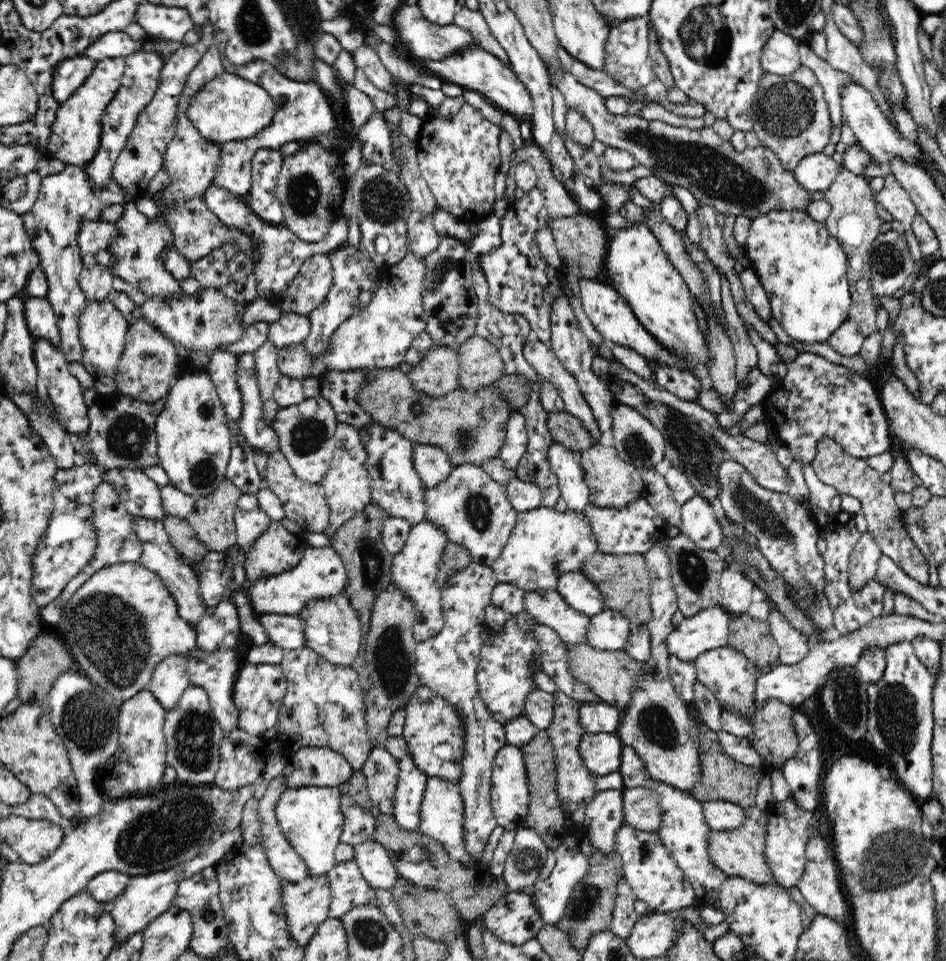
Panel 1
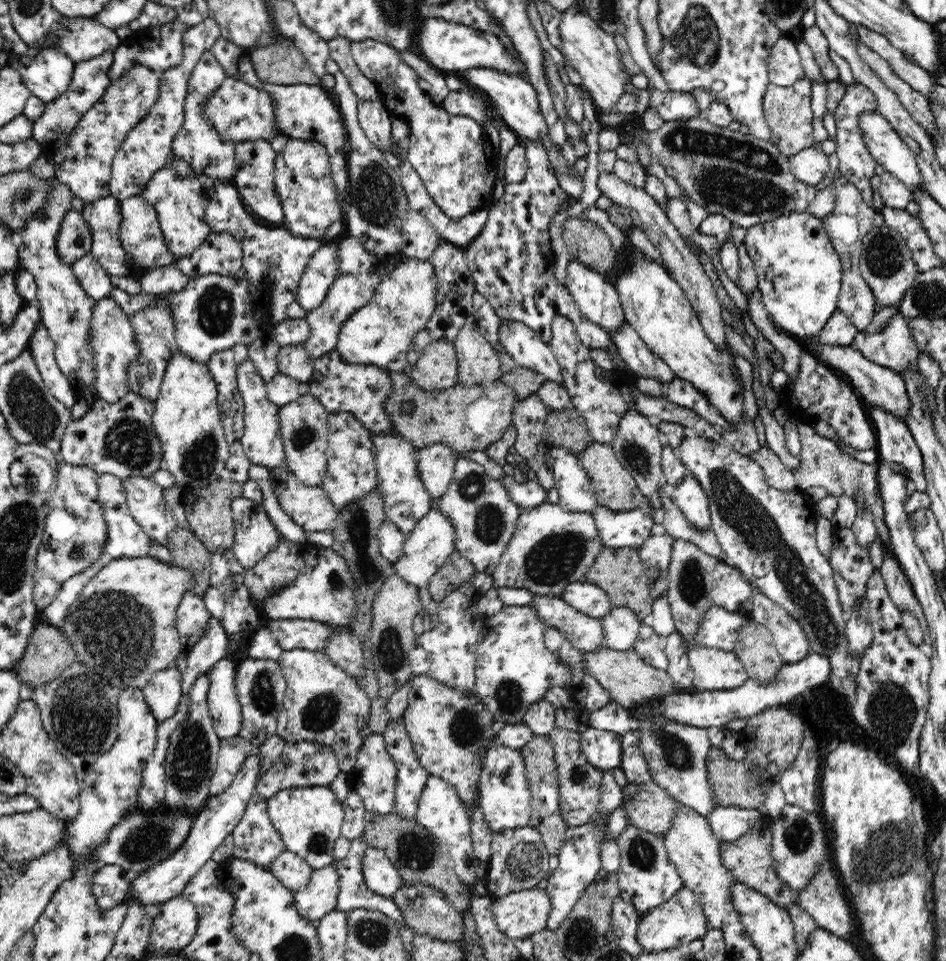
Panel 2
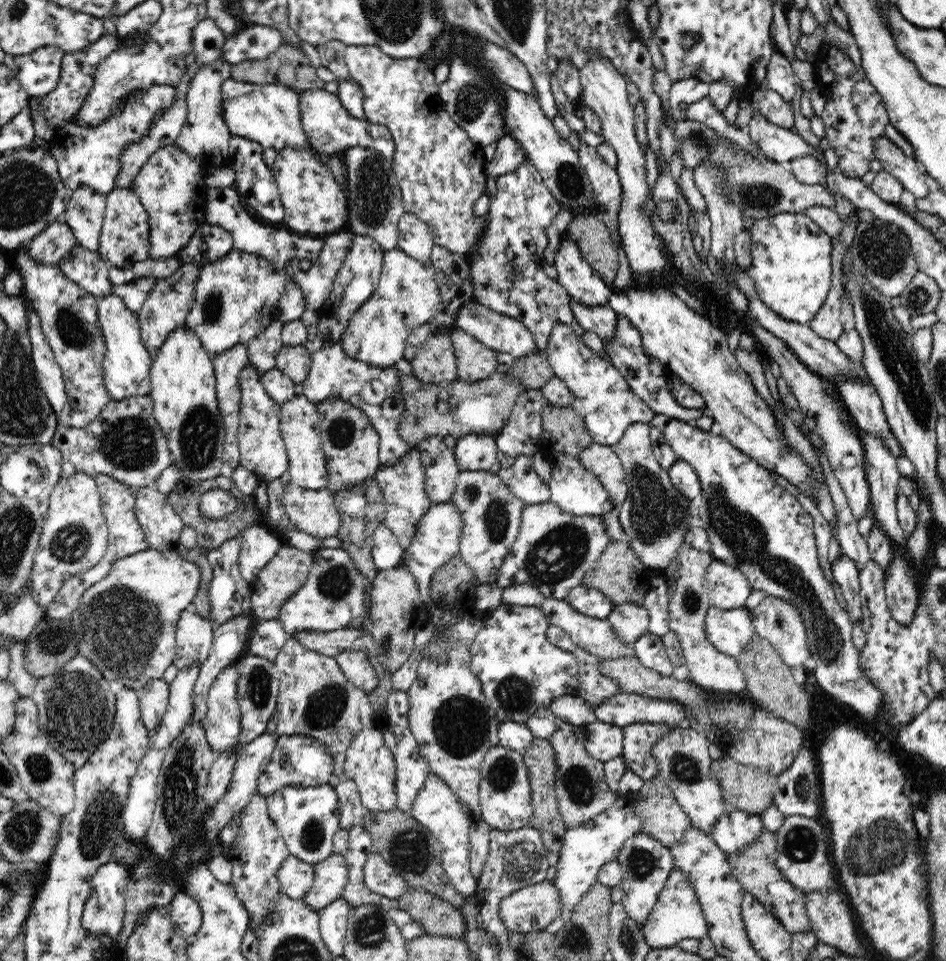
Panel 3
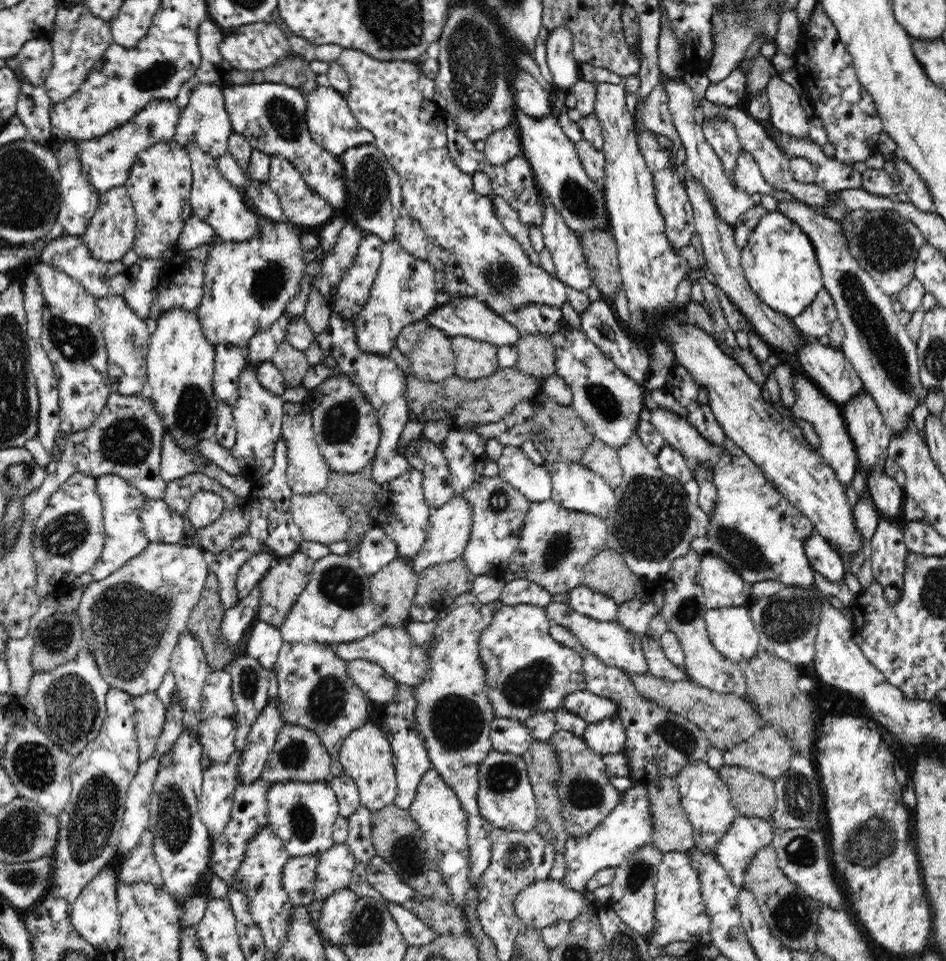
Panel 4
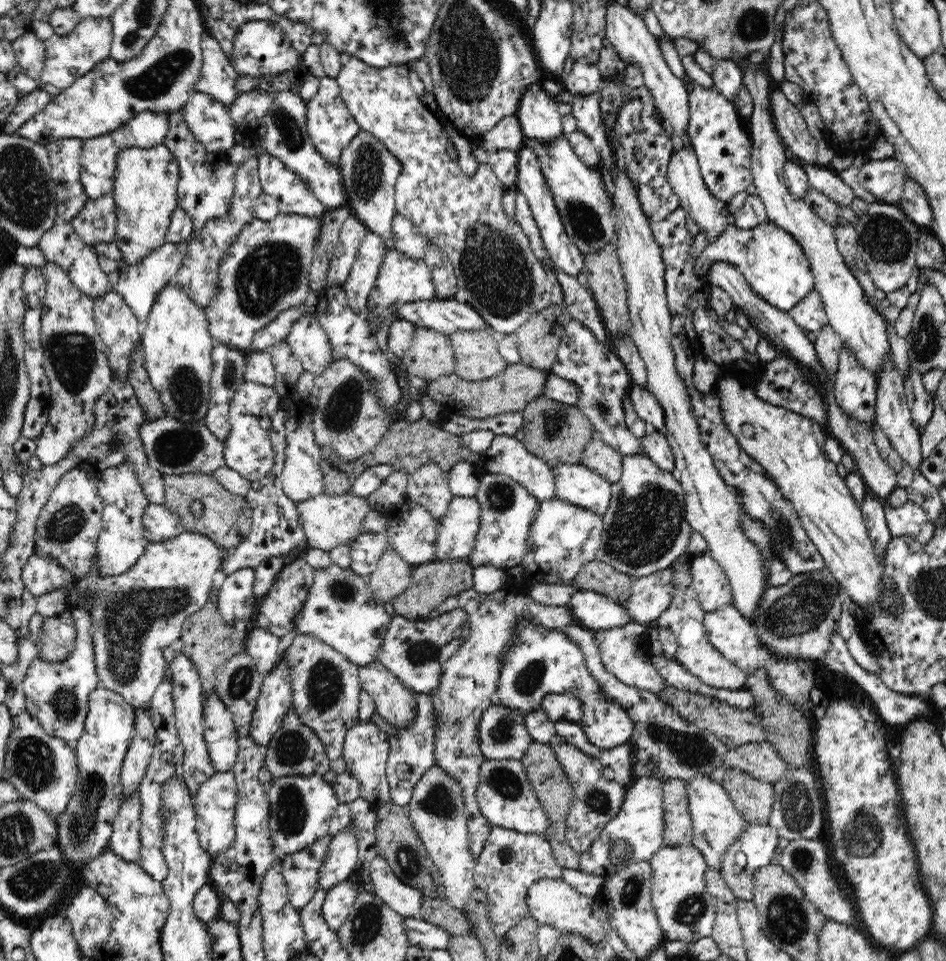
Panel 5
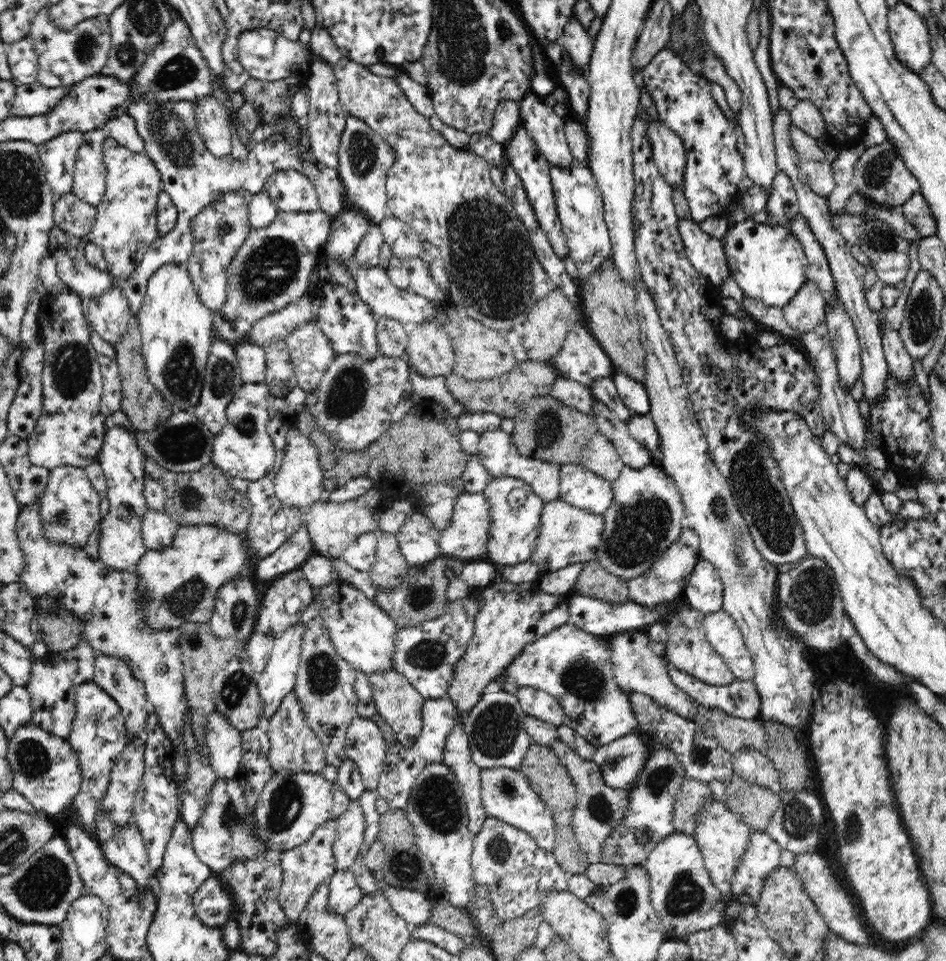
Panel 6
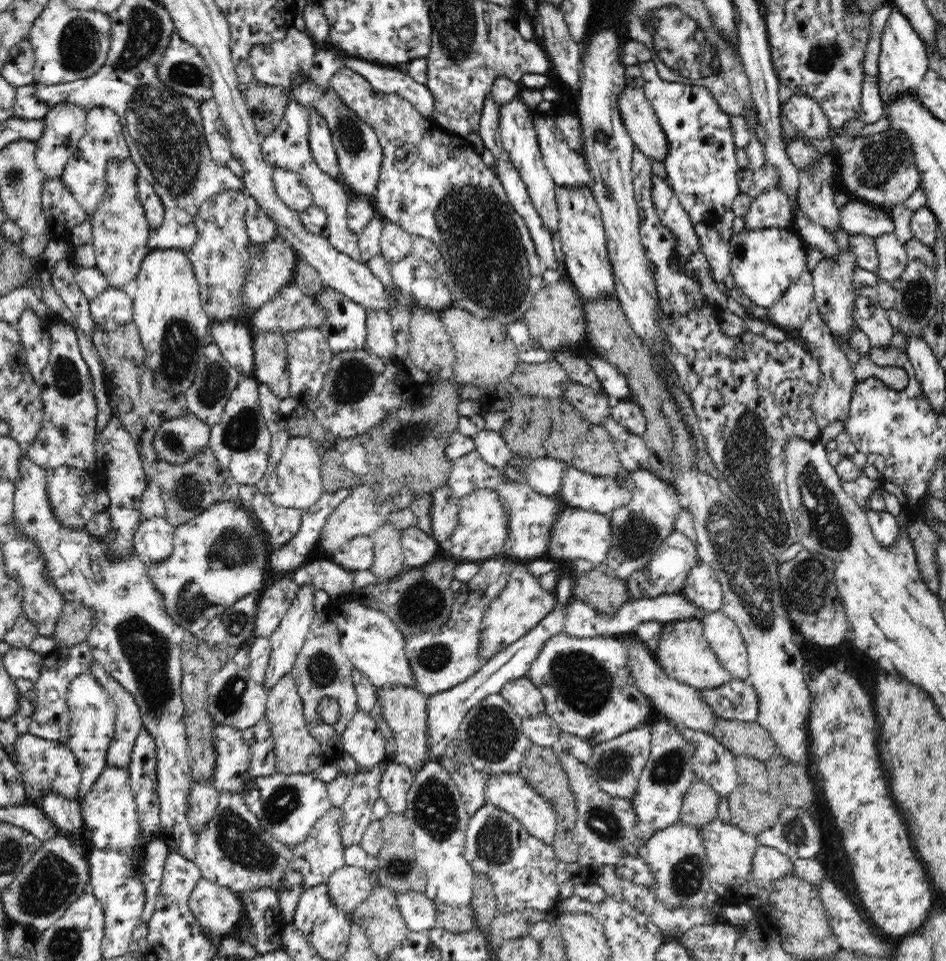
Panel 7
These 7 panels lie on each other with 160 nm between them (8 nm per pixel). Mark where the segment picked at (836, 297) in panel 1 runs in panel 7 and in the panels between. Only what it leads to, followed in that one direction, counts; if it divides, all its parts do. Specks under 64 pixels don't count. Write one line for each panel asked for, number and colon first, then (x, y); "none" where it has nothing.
2: (799, 271)
3: (791, 269)
4: (779, 262)
5: (773, 263)
6: (768, 262)
7: (764, 262)

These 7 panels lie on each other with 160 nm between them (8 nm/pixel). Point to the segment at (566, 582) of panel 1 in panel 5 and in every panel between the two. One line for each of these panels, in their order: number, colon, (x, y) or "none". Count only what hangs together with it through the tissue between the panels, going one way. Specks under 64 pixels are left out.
2: (589, 598)
3: (589, 601)
4: (589, 602)
5: (594, 611)

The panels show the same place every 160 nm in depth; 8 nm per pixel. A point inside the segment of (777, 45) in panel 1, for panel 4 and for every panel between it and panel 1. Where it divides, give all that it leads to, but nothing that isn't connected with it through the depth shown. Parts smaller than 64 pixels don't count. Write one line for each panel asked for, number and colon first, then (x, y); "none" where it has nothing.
2: (784, 69)
3: (779, 76)
4: (787, 115)

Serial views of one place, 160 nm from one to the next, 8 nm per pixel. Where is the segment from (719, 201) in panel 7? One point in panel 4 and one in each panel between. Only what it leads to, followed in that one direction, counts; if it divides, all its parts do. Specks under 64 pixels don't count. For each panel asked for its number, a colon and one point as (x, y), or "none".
4: (720, 133)
5: (721, 144)
6: (683, 100)

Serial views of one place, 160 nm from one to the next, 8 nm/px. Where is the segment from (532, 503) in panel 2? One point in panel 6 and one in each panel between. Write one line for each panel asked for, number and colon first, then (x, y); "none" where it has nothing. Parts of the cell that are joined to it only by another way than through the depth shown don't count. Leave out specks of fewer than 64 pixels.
3: (520, 477)
4: (533, 480)
5: (507, 456)
6: (497, 452)

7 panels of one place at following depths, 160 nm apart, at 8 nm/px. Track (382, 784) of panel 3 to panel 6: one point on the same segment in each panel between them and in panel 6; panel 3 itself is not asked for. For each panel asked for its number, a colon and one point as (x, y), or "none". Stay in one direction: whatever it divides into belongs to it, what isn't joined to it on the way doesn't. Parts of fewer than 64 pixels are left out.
4: (366, 756)
5: (365, 749)
6: (365, 745)

